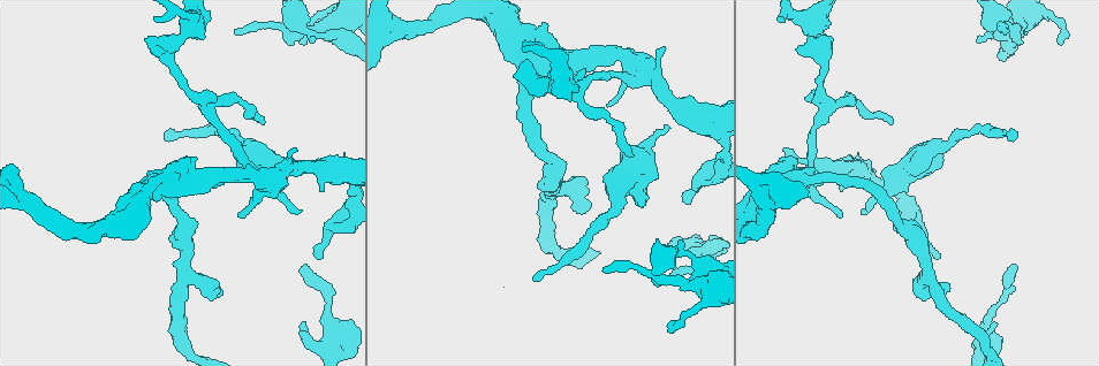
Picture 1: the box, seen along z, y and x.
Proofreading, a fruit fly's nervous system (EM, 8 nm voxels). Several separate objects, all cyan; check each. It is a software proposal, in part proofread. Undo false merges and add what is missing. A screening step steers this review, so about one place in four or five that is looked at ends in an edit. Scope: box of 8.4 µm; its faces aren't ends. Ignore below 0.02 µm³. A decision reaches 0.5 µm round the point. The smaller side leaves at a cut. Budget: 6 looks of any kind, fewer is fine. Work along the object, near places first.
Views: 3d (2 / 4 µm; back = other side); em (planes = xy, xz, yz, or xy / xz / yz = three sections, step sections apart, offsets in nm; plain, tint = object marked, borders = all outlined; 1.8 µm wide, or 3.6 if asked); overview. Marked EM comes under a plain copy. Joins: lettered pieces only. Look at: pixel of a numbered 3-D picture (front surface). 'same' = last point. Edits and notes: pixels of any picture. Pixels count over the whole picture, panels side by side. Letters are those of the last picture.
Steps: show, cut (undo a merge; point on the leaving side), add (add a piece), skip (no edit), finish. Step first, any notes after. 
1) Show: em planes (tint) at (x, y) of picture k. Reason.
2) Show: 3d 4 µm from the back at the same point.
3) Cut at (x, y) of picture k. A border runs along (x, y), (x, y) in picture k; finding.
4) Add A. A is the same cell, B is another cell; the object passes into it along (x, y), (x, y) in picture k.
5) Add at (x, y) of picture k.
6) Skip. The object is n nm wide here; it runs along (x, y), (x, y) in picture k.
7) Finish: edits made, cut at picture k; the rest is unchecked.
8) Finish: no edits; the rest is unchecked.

Show: em planes (borders) at (864, 210) of picture 1. Free end.

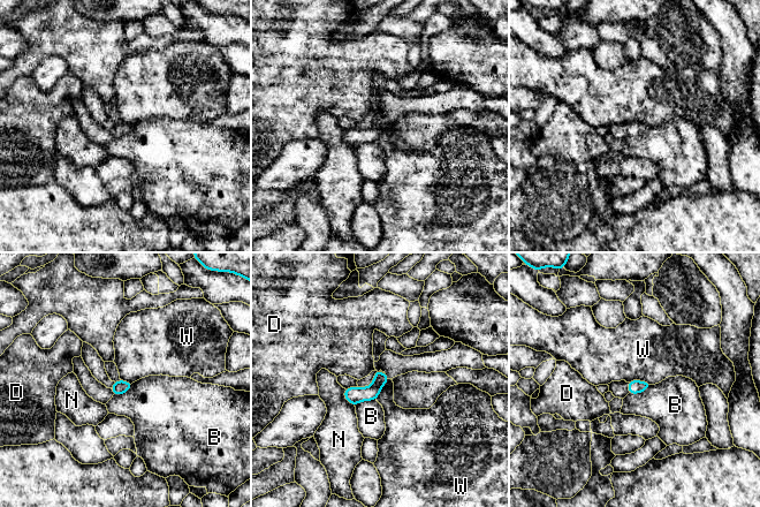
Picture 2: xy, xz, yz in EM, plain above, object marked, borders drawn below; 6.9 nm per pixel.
Skip. The longest contact is with W, 180 nm; B, D, N and W are other cells; none of them fits.

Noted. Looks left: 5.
Show: 3d 4 µm at (810, 98) of picture 1. Branch stops here.

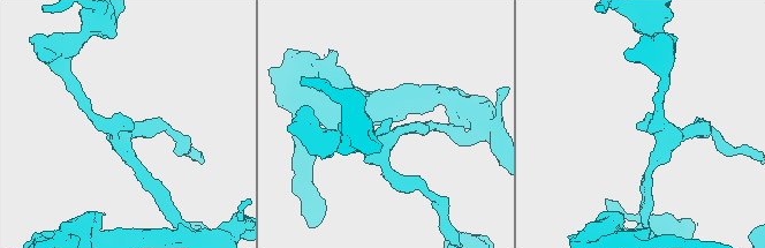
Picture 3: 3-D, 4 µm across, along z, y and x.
Show: em planes (borders) at (130, 123) of picture 3.

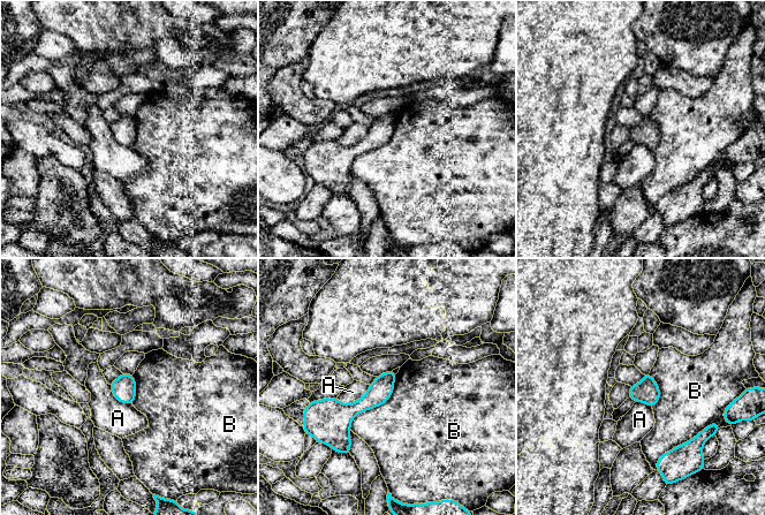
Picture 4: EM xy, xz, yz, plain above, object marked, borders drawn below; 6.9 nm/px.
Skip. The object is 160 nm wide here; A and B are other cells; it runs along (392, 375), (354, 409), (320, 404) in picture 4; no lettered piece goes on from it.

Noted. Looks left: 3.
Show: 3d 2 µm at (166, 139) of picture 1. Tapers out.

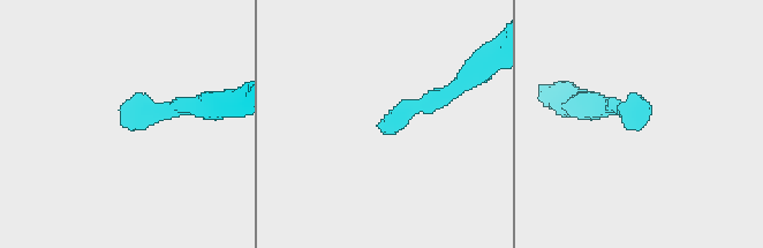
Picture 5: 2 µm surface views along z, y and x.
Show: em 3.6 µm xz step 16 (borders) at (642, 126) of picture 5.

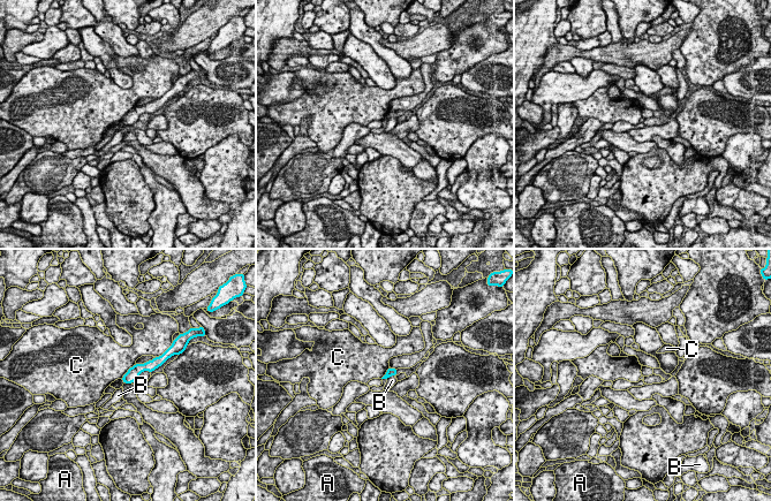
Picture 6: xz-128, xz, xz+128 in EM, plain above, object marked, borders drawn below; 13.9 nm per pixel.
Skip. The object is 100 nm wide here; A, B and C are other cells; a border runs along (394, 374), (387, 379) in picture 6; no lettered piece goes on from it.

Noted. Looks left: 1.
Finish: no edits; the rest is unchecked.

